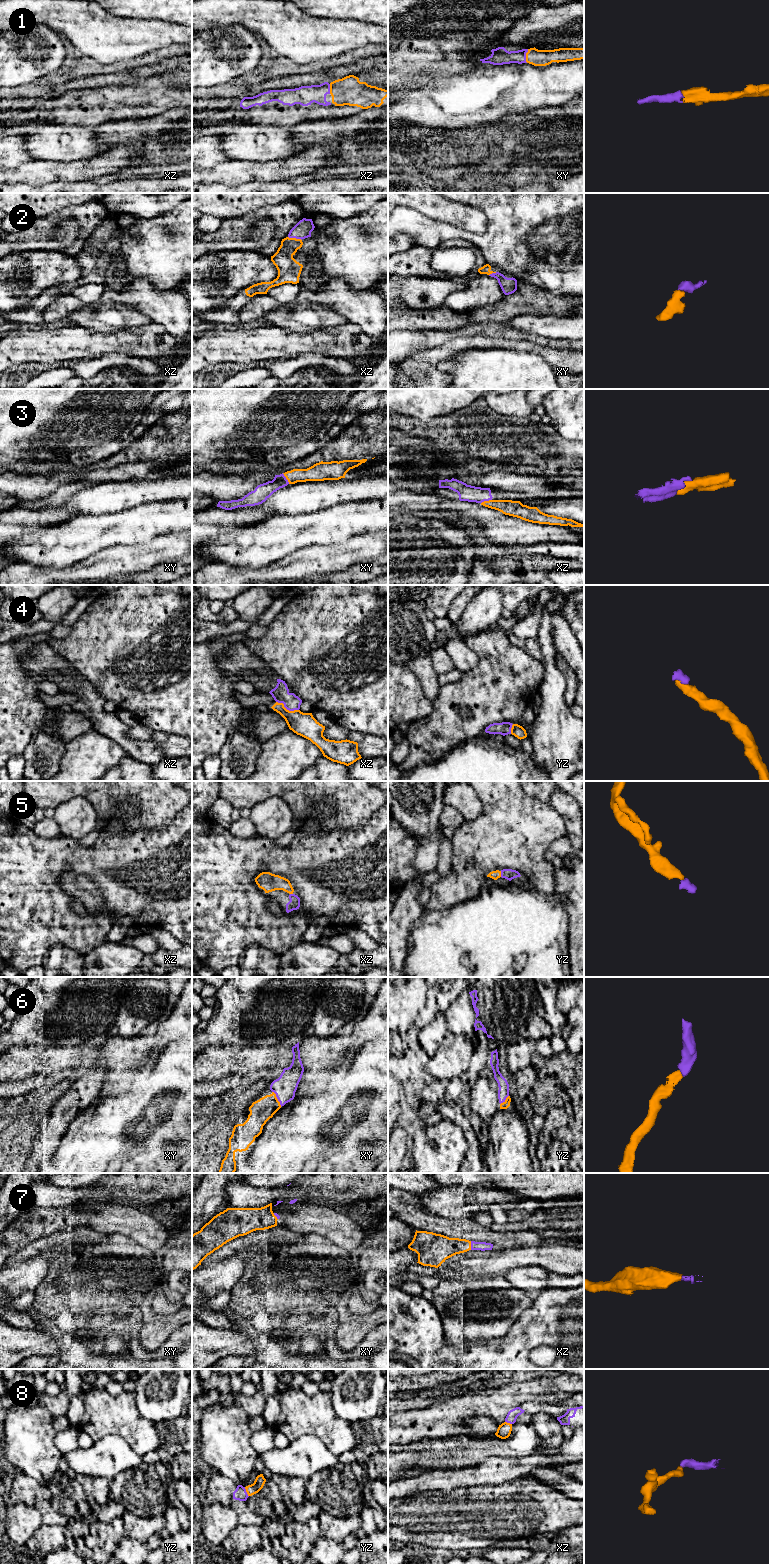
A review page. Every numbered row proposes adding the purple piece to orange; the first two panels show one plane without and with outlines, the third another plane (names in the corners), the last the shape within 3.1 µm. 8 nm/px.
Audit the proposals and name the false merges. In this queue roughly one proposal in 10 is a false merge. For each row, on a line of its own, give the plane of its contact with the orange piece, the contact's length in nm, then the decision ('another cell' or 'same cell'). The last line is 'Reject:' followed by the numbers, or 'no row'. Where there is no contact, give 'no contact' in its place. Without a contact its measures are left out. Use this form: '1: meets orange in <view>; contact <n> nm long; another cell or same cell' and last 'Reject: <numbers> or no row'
1: meets orange in xy; contact 110 nm long; same cell
2: meets orange in xz; contact 120 nm long; same cell
3: meets orange in xy; contact 110 nm long; same cell
4: meets orange in xz; contact 200 nm long; same cell
5: meets orange in yz; contact 50 nm long; same cell
6: meets orange in xy; contact 150 nm long; same cell
7: meets orange in xz; contact 70 nm long; same cell
8: meets orange in yz; contact 90 nm long; same cell
Reject: no row

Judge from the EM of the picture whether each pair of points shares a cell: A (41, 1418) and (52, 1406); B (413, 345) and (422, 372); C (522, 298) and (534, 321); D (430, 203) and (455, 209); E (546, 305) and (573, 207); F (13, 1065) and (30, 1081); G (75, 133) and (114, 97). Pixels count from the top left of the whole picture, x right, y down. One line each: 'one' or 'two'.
A: two
B: two
C: two
D: one
E: two
F: two
G: two

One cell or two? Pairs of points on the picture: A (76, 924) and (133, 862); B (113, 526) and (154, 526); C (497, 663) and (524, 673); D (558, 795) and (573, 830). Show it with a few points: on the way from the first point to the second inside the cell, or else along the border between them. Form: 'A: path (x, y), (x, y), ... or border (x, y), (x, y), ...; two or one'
A: path (96, 921), (133, 882); one
B: path (123, 526), (144, 526); one
C: path (504, 670), (507, 673), (517, 673); one
D: path (565, 804), (573, 816), (573, 821); one

